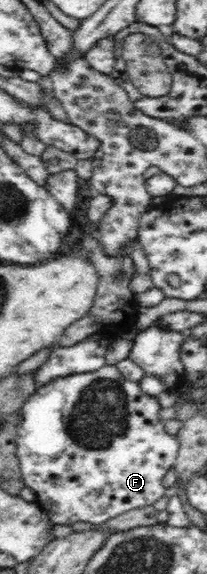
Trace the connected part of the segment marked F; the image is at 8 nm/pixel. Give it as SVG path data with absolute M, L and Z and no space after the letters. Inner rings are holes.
M106 365L93 373L71 374L36 388L35 392L27 398L19 413L23 414L23 422L21 422L21 430L17 432L19 436L16 440L16 455L20 461L24 484L35 491L37 496L35 503L50 516L51 523L71 525L74 522L90 522L91 524L103 524L110 518L120 516L121 513L133 510L133 508L153 505L165 495L163 476L175 464L179 441L177 436L171 436L165 432L165 424L159 416L161 410L162 407L156 398L144 394L138 383L125 379L117 366Z

